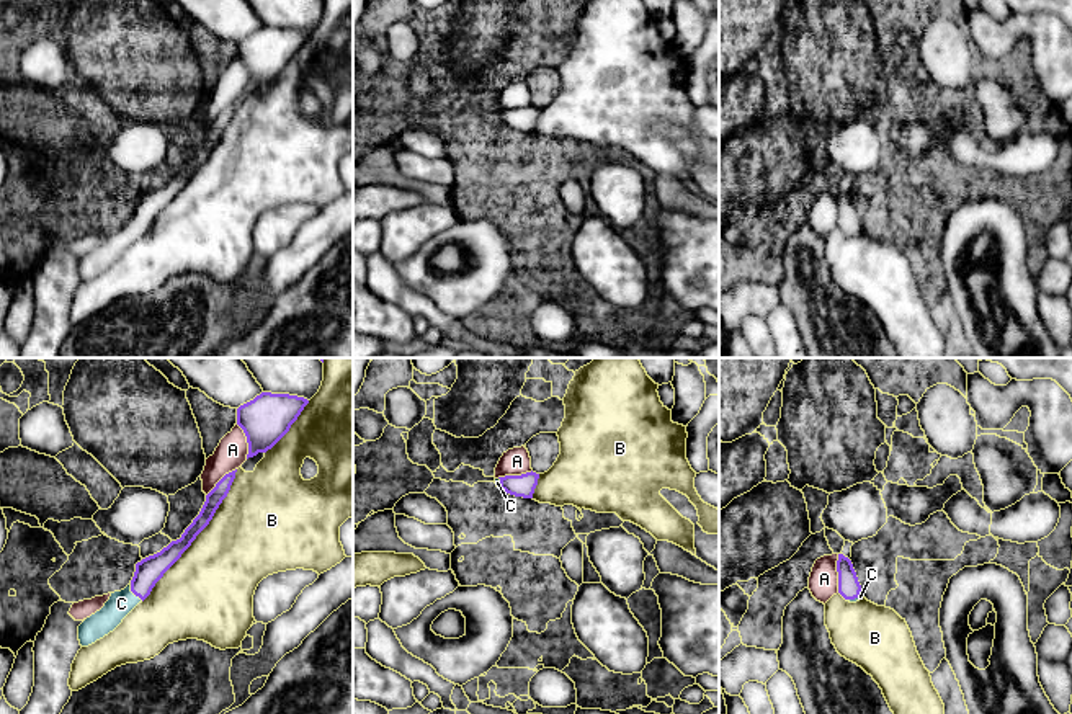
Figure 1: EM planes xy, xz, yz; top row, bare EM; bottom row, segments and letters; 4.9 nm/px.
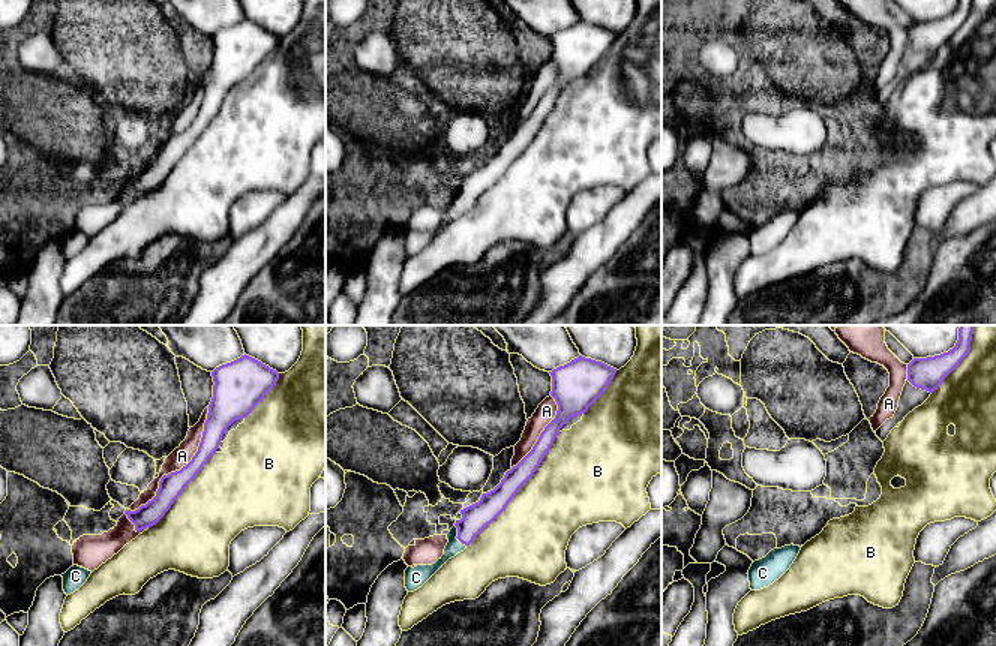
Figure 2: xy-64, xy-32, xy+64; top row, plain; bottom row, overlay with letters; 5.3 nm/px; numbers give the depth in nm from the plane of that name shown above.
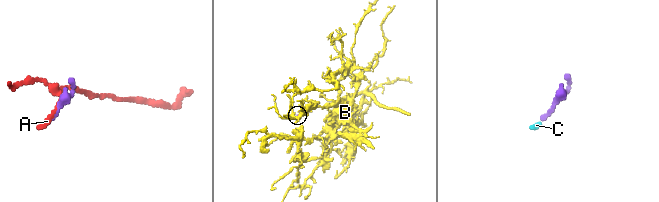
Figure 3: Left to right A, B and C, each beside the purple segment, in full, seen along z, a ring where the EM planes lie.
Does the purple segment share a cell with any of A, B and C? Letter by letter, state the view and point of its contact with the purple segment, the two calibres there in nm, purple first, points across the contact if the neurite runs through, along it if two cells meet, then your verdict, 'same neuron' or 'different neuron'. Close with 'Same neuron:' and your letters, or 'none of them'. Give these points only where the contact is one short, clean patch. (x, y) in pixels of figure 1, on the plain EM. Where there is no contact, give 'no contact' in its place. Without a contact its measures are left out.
A: yz (839, 208) | 110/140 nm | different neuron
B: xy (196, 169) | 110/420 nm | different neuron
C: xy (134, 227) | 140/120 nm | across xy (149, 205), (134, 227), (121, 237) | same neuron
Same neuron: C

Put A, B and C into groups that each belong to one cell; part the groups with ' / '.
A / B / C

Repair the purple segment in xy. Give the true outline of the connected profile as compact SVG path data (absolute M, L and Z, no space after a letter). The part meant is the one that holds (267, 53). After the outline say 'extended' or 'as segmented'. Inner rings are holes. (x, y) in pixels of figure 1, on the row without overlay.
M261 26L237 42L237 59L248 77L248 91L271 83L297 54L307 33L289 28Z | as segmented

